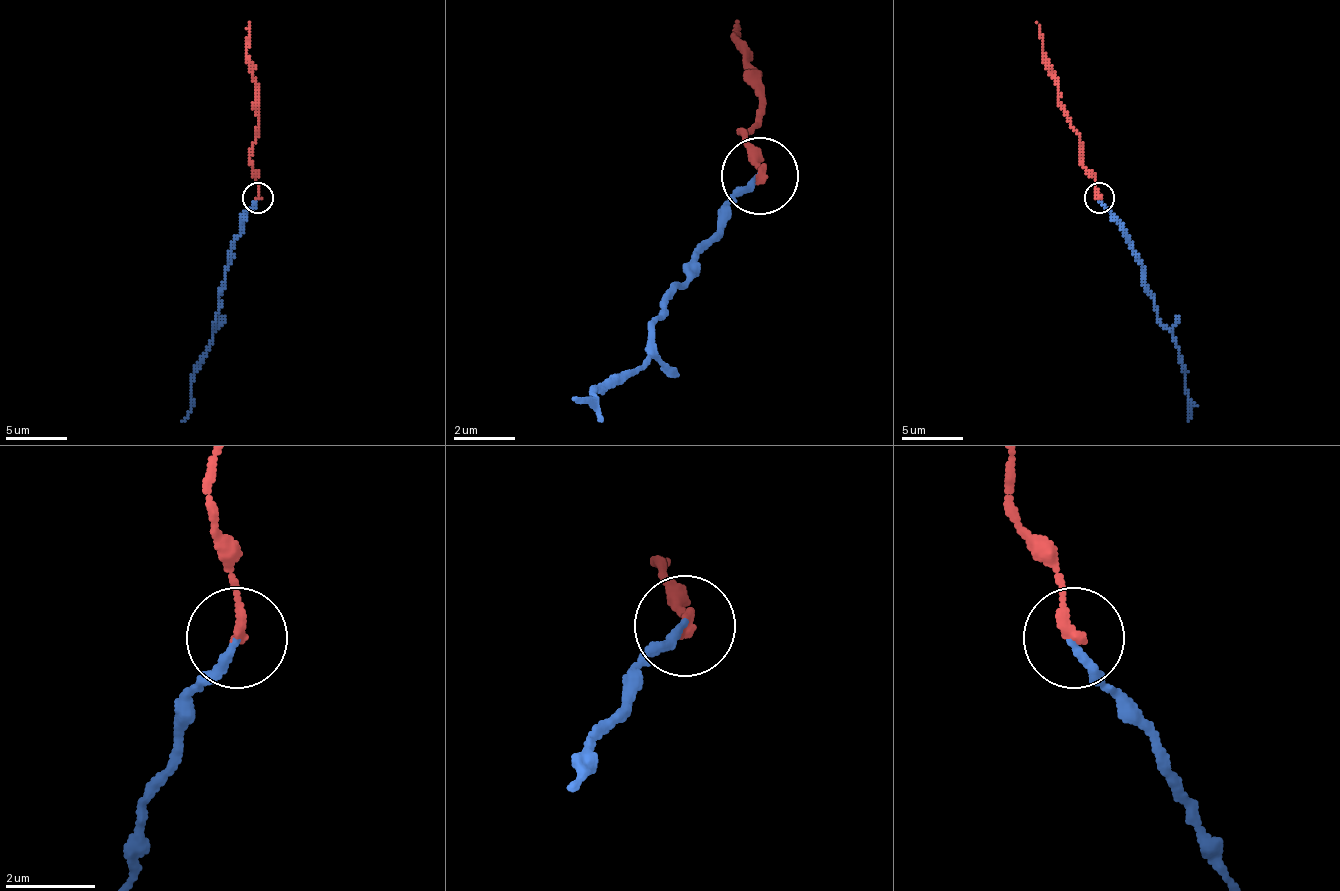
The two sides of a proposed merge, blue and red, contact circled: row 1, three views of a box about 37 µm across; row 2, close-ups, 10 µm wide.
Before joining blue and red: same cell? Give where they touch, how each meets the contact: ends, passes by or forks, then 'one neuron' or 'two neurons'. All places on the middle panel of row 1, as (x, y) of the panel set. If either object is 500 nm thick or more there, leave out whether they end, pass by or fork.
(760, 175) | blue ends | red ends | one neuron

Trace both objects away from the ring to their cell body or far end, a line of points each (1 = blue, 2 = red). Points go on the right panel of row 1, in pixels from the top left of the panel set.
1: (1098, 198), (1132, 245), (1157, 319), (1172, 334), (1185, 374), (1188, 421)
2: (1098, 198), (1095, 177), (1083, 164), (1083, 143), (1058, 99), (1058, 78), (1046, 56), (1036, 22)

